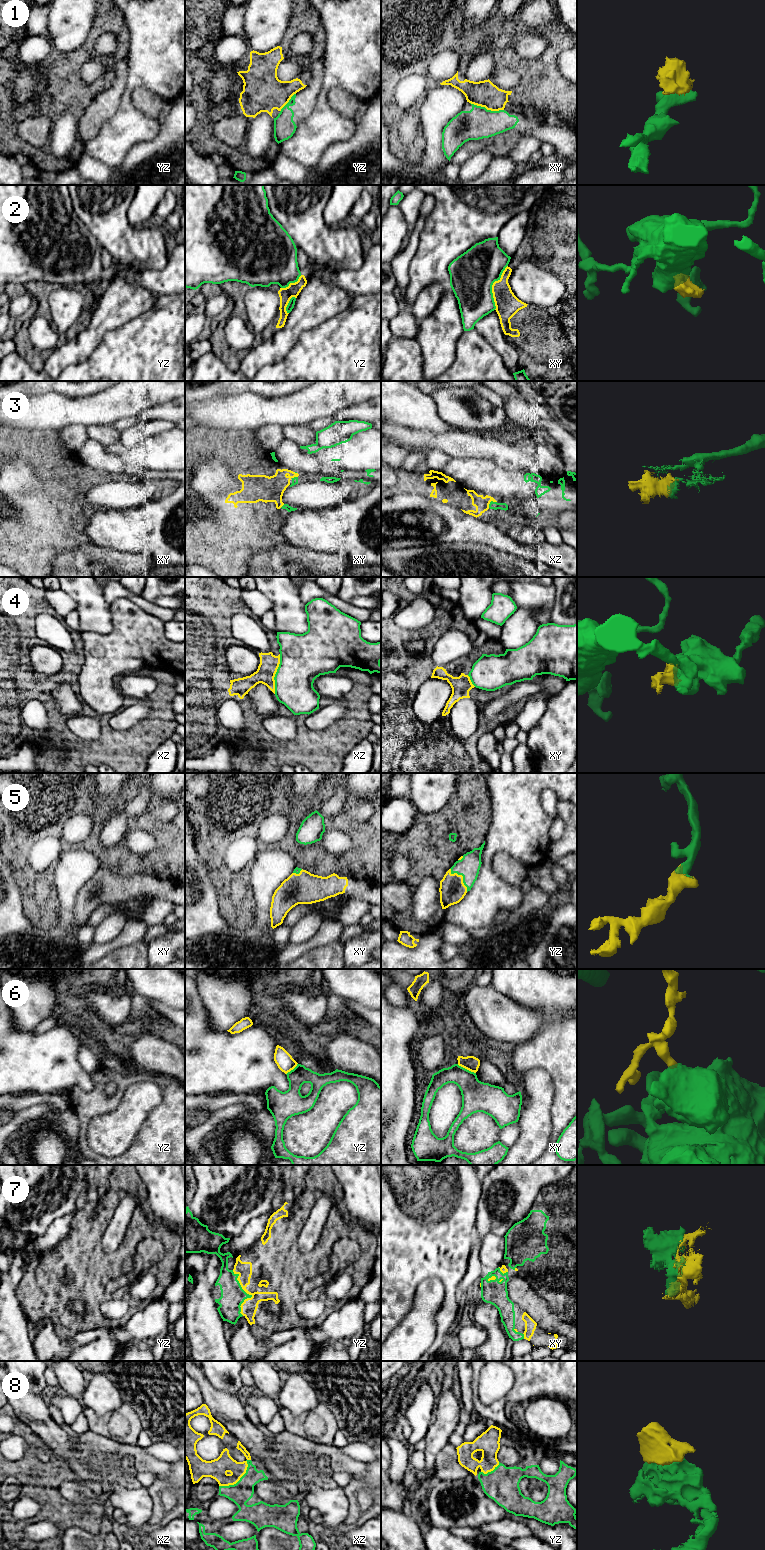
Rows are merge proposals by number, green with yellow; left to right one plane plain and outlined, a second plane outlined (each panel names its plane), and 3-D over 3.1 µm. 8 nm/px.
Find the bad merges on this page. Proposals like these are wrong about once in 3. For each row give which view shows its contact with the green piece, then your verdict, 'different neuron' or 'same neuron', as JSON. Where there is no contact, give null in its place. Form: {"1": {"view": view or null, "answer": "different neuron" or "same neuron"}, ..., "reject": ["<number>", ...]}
{"1": {"view": "xy", "answer": "different neuron"}, "2": {"view": "xy", "answer": "different neuron"}, "3": {"view": "xz", "answer": "different neuron"}, "4": {"view": "xz", "answer": "different neuron"}, "5": {"view": "yz", "answer": "same neuron"}, "6": {"view": "xy", "answer": "different neuron"}, "7": {"view": "yz", "answer": "same neuron"}, "8": {"view": "xz", "answer": "same neuron"}, "reject": ["1", "2", "3", "4", "6"]}

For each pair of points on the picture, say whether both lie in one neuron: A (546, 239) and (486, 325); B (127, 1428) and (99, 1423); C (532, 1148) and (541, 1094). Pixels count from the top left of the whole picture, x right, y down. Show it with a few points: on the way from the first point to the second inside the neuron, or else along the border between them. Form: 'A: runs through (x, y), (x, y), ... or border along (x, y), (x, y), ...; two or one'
A: border along (495, 309), (504, 333); two
B: runs through (120, 1425), (106, 1425); one
C: runs through (535, 1135), (535, 1119), (538, 1107); one

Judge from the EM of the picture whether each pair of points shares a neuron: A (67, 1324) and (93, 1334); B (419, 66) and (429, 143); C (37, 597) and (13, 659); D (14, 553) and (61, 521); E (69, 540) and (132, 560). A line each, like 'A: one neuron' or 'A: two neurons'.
A: two neurons
B: two neurons
C: one neuron
D: one neuron
E: two neurons

